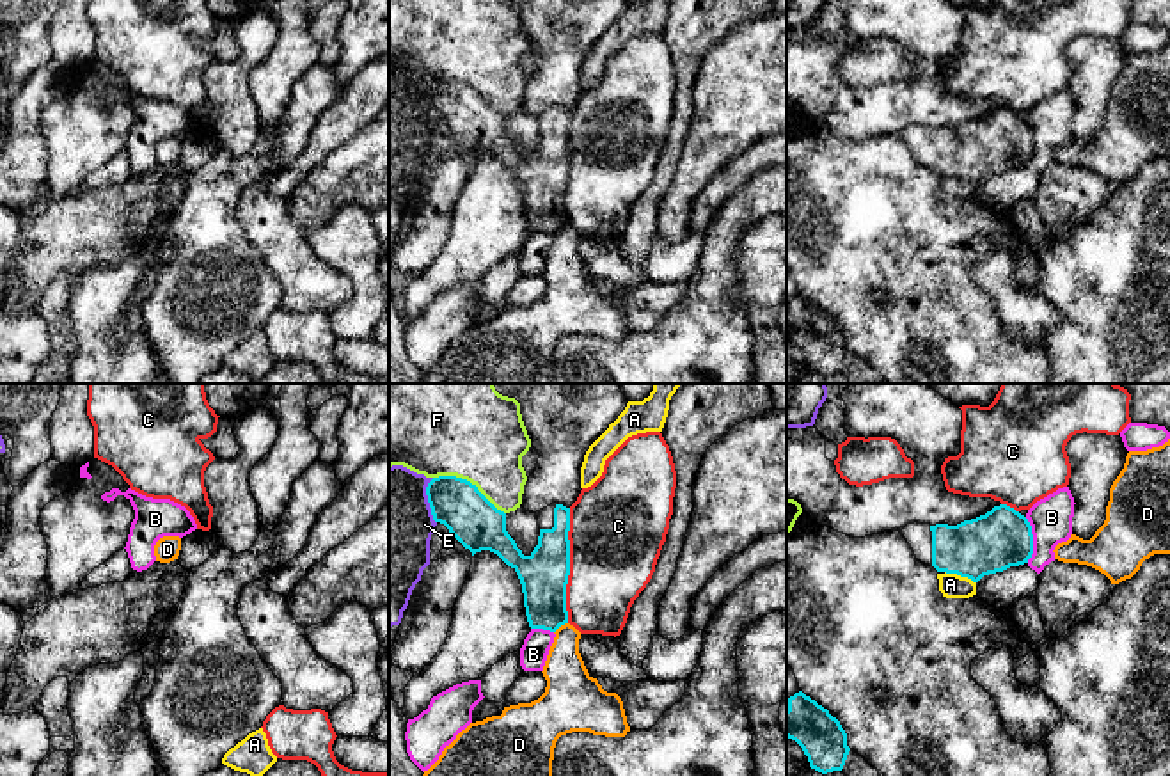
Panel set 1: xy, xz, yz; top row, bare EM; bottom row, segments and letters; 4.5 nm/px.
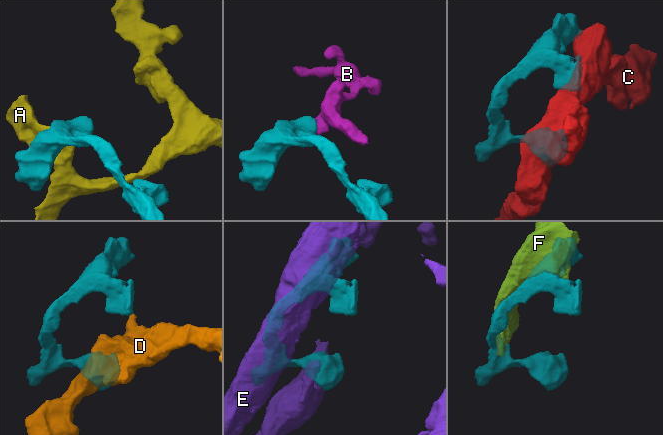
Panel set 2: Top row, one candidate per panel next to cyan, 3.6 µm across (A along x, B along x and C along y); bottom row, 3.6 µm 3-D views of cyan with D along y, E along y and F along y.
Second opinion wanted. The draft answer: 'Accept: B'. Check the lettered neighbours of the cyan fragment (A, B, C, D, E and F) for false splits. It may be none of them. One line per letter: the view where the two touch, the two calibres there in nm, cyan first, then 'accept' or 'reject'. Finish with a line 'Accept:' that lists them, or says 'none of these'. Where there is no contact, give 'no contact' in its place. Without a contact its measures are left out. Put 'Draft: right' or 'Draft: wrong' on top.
Draft: wrong
A: yz | 260/110 nm | reject
B: yz | 260/190 nm | reject
C: xz | 220/420 nm | reject
D: xz | 220/190 nm | reject
E: xz | 220/400 nm | reject
F: xz | 220/440 nm | reject
Accept: none of these

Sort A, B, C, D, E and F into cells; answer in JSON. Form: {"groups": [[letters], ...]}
{"groups": [["A"], ["B", "E"], ["C"], ["D"], ["F"]]}

